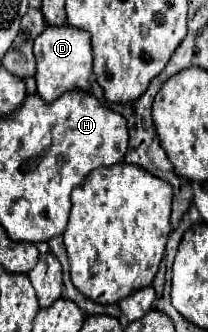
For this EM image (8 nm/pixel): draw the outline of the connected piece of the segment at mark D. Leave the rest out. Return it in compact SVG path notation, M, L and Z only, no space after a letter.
M69 25L63 27L47 27L37 39L33 47L37 59L37 93L45 103L55 101L67 91L89 91L91 75L93 75L93 51L89 43L89 33L83 29L75 29Z

